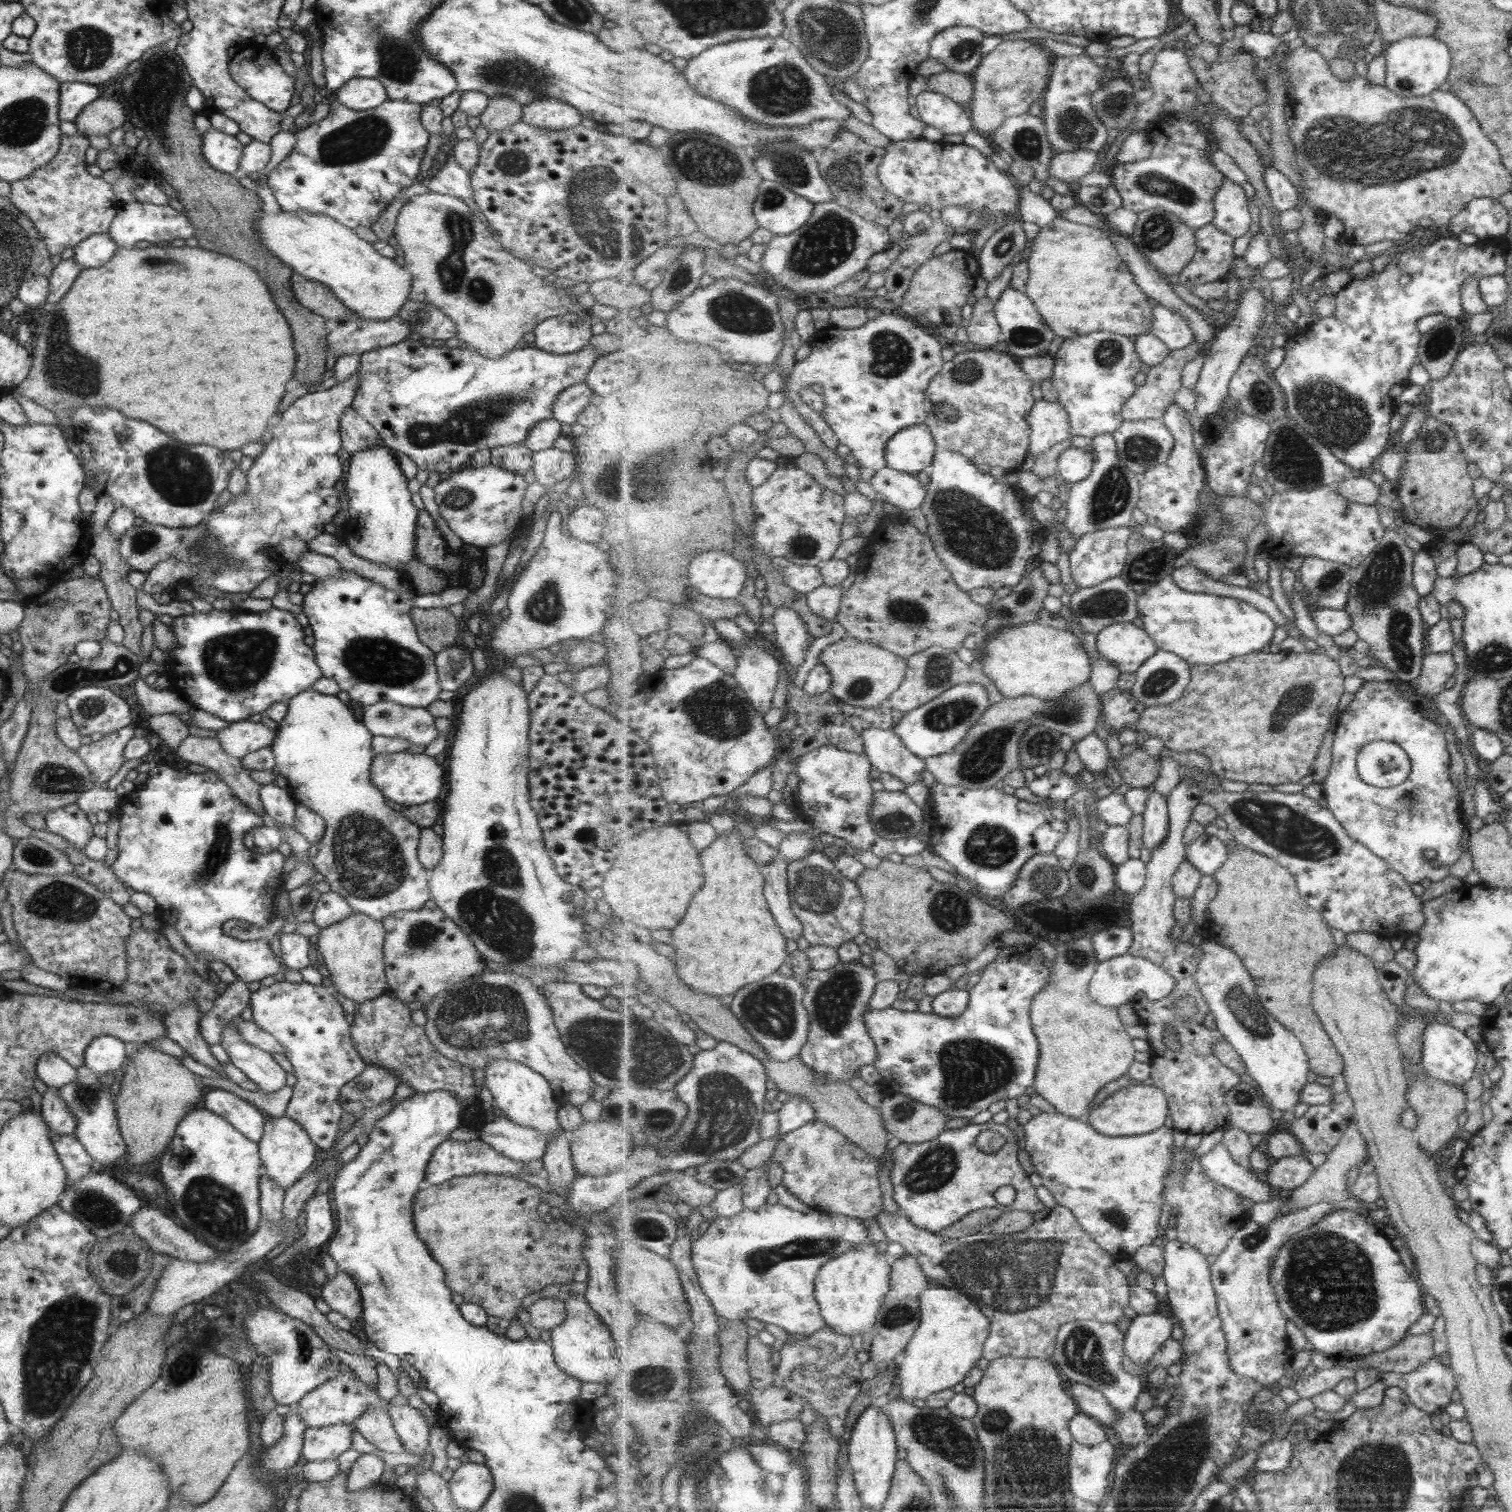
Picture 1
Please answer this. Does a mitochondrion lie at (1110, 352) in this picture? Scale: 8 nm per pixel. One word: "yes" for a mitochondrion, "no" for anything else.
yes

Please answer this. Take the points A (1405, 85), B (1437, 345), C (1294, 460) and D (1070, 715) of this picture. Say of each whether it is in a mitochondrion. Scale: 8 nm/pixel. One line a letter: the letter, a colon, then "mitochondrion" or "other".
A: mitochondrion
B: mitochondrion
C: mitochondrion
D: mitochondrion

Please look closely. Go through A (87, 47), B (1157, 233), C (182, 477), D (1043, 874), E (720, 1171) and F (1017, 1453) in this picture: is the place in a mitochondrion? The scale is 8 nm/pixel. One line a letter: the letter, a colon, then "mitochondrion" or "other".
A: mitochondrion
B: mitochondrion
C: mitochondrion
D: mitochondrion
E: mitochondrion
F: mitochondrion

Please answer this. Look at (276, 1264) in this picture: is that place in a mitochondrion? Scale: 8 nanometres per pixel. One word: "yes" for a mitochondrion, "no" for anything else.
no

